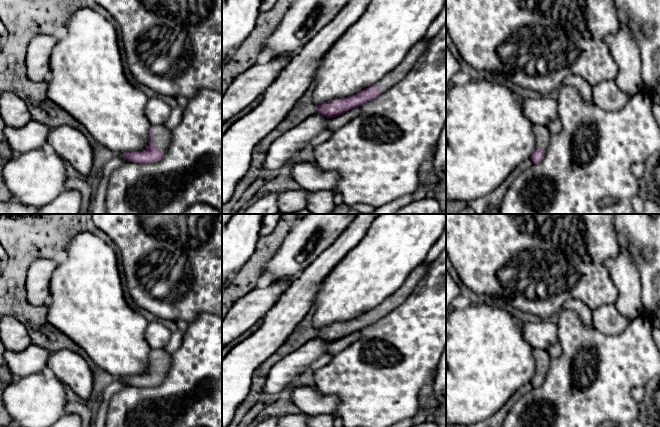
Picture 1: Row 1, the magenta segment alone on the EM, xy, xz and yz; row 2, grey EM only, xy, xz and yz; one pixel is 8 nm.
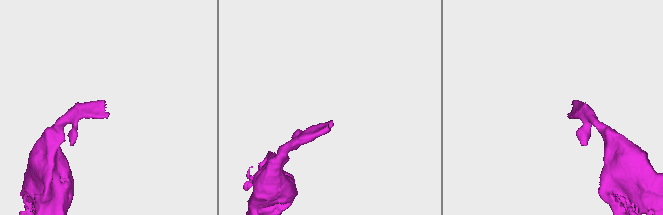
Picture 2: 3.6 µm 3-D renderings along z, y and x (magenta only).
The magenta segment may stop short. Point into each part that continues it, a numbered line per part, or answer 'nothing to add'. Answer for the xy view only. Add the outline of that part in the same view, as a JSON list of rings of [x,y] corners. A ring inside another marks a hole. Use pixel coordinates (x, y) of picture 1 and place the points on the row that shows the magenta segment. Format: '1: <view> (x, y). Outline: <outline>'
1: xy (162, 136). Outline: [[[164,124],[152,125],[152,130],[154,134],[152,140],[155,142],[155,149],[165,153],[172,138],[172,131],[166,128]]]

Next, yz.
1: yz (542, 135). Outline: [[[534,125],[535,150],[547,150],[549,146],[550,132],[546,125]]]

